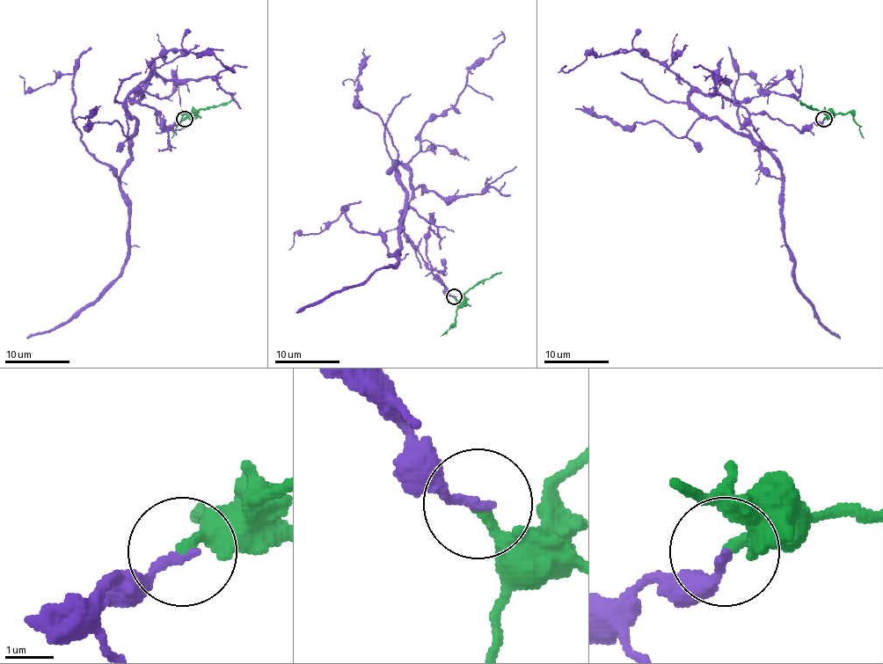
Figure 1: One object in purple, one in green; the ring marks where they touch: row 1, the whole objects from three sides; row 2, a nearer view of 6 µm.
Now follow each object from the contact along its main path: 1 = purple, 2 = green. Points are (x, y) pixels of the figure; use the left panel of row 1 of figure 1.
1: (184, 119), (164, 130), (138, 91), (127, 98), (135, 119), (120, 178), (128, 259), (95, 300), (26, 338)
2: (184, 119), (201, 109), (232, 99)

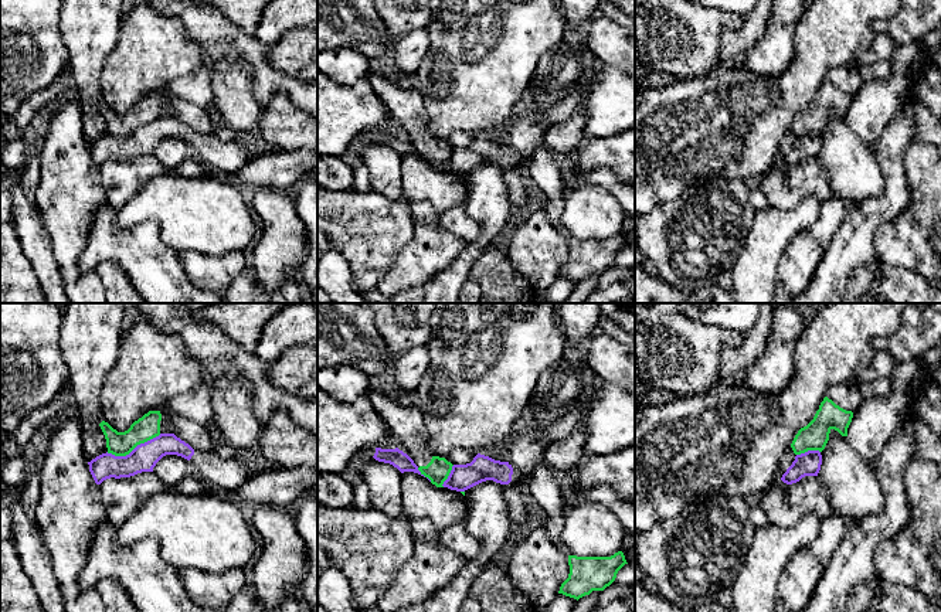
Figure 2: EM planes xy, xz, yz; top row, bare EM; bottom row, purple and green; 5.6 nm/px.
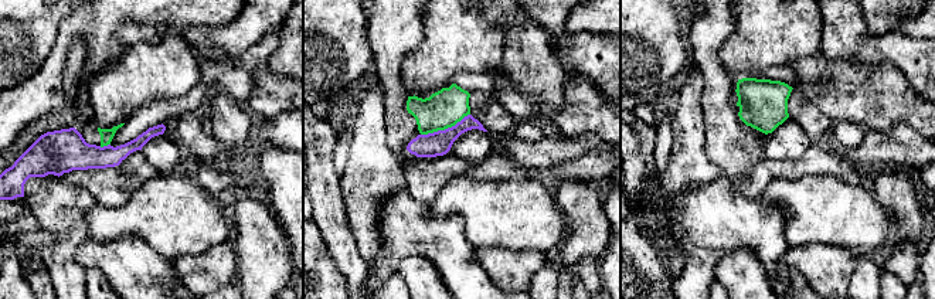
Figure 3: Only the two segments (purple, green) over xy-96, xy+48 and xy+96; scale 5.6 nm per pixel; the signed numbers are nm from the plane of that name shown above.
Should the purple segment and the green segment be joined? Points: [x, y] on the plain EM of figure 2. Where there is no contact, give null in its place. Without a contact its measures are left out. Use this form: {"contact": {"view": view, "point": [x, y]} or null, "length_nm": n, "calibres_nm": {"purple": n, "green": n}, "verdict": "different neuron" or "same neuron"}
{"contact": {"view": "xy", "point": [135, 131]}, "length_nm": 320, "calibres_nm": {"purple": 160, "green": 140}, "verdict": "different neuron"}

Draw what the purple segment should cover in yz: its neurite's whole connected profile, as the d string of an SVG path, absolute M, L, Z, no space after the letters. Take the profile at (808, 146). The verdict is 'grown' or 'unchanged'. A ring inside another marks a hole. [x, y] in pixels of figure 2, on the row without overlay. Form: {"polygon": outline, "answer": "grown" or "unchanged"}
{"polygon": "M808 133L796 137L792 147L782 157L781 163L787 167L799 164L805 159L818 159L822 147L822 137L819 133Z", "answer": "unchanged"}

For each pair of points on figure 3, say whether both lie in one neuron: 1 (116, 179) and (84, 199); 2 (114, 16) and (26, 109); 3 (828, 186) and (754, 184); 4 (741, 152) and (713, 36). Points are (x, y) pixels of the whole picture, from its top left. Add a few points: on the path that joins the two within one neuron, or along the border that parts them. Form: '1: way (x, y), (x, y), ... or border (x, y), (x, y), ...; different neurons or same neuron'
1: border (63, 179), (84, 187), (97, 203); different neurons
2: way (84, 26), (74, 29), (65, 38), (48, 80); same neuron
3: border (801, 177), (774, 179), (757, 197); different neurons
4: way (723, 123), (720, 118), (718, 85), (711, 64); same neuron

